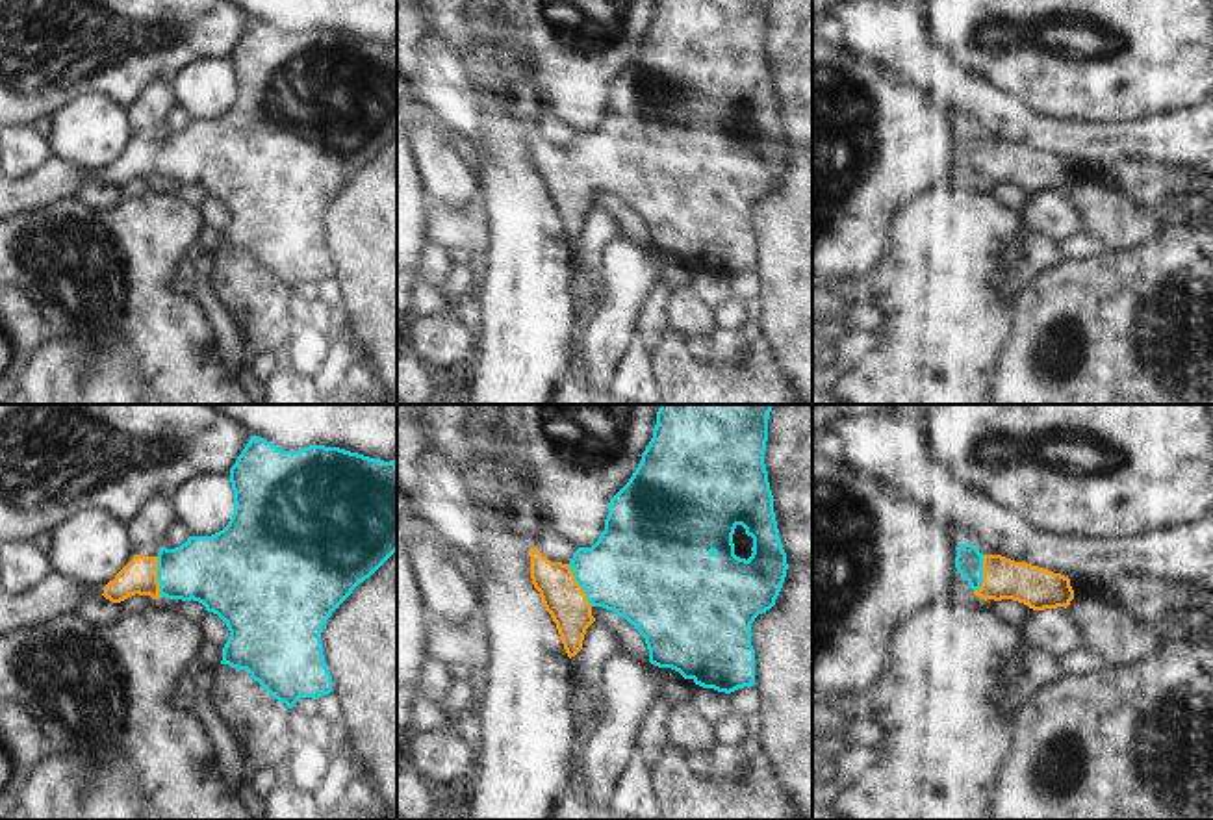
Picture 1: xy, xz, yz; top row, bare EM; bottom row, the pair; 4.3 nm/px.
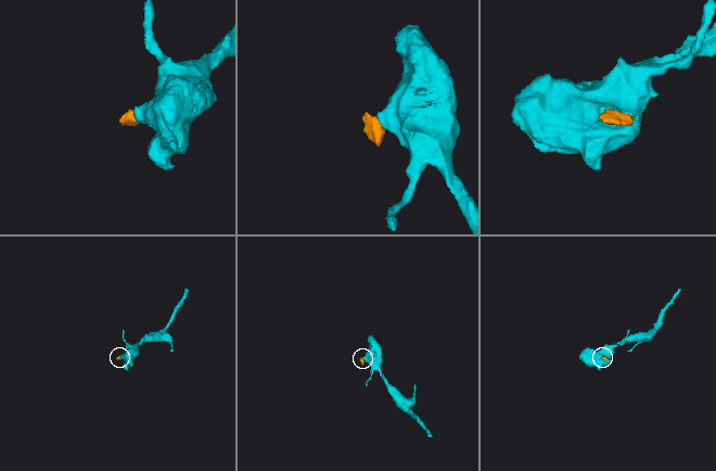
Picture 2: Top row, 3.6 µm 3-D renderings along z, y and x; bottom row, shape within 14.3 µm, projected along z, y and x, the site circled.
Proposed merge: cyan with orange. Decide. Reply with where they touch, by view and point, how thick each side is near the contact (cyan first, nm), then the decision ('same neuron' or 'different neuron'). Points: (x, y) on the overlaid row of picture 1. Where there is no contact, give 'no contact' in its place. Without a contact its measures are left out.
contact xz (579, 583); calibres 400 and 180 nm; same neuron

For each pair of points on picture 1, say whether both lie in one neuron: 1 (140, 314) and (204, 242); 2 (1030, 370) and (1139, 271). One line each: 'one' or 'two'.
1: two
2: one

